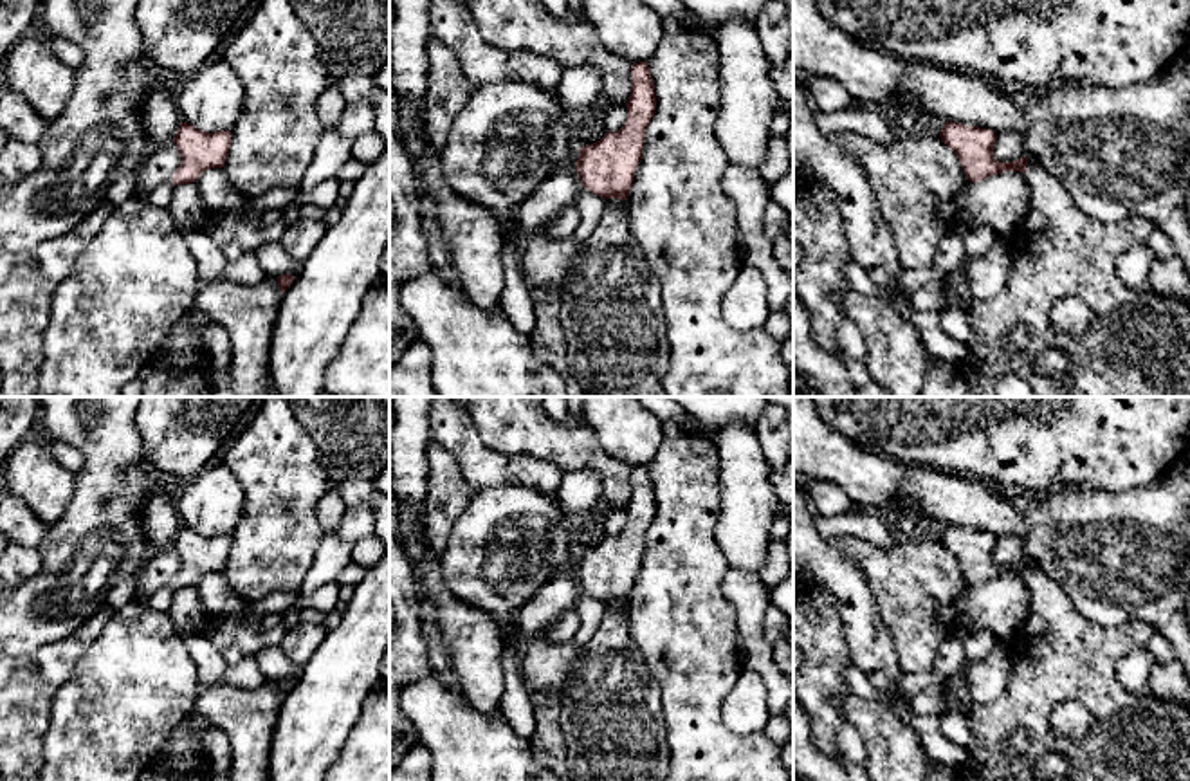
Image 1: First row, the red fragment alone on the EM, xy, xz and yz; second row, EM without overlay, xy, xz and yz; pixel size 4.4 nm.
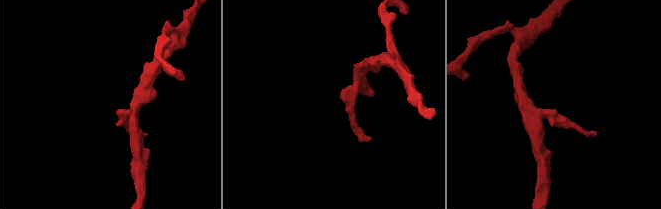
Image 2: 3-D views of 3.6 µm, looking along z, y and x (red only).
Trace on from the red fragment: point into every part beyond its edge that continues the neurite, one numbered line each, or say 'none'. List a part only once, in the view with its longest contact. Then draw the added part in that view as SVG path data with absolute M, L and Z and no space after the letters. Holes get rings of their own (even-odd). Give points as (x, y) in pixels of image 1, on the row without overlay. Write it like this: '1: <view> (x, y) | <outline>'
none

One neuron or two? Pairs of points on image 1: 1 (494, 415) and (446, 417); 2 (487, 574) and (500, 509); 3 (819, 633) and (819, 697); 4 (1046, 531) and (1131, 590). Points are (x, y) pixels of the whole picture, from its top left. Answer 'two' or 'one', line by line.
1: two
2: one
3: one
4: one

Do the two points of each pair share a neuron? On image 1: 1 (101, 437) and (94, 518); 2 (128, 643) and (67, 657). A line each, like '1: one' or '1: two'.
1: one
2: two

